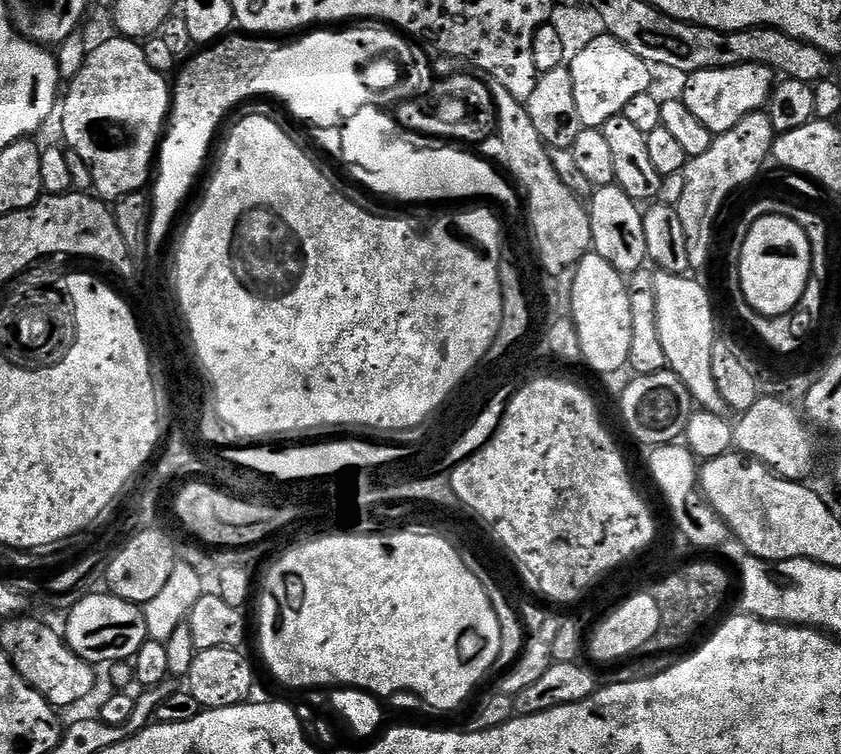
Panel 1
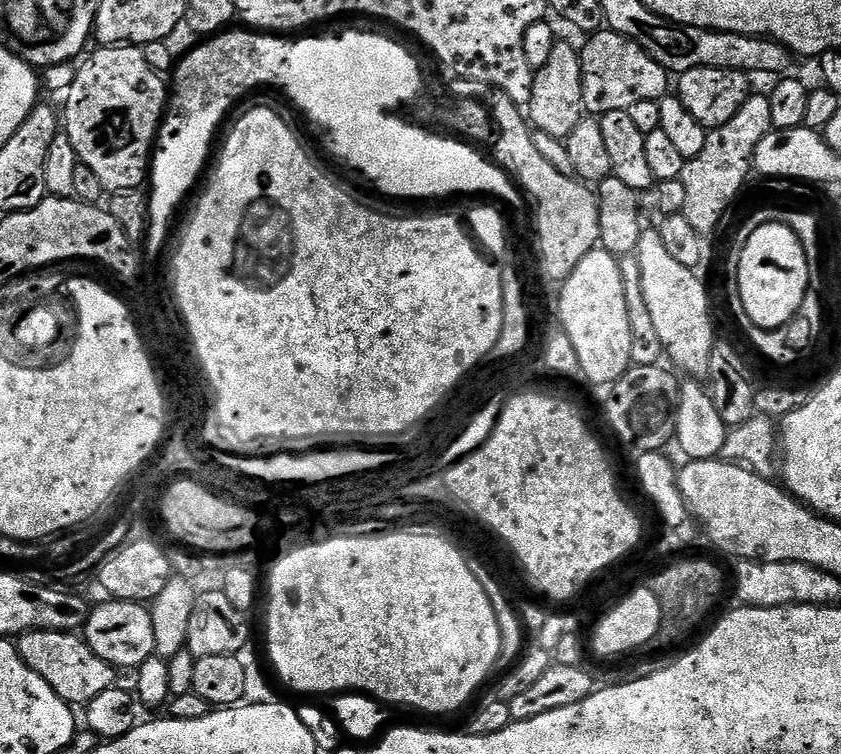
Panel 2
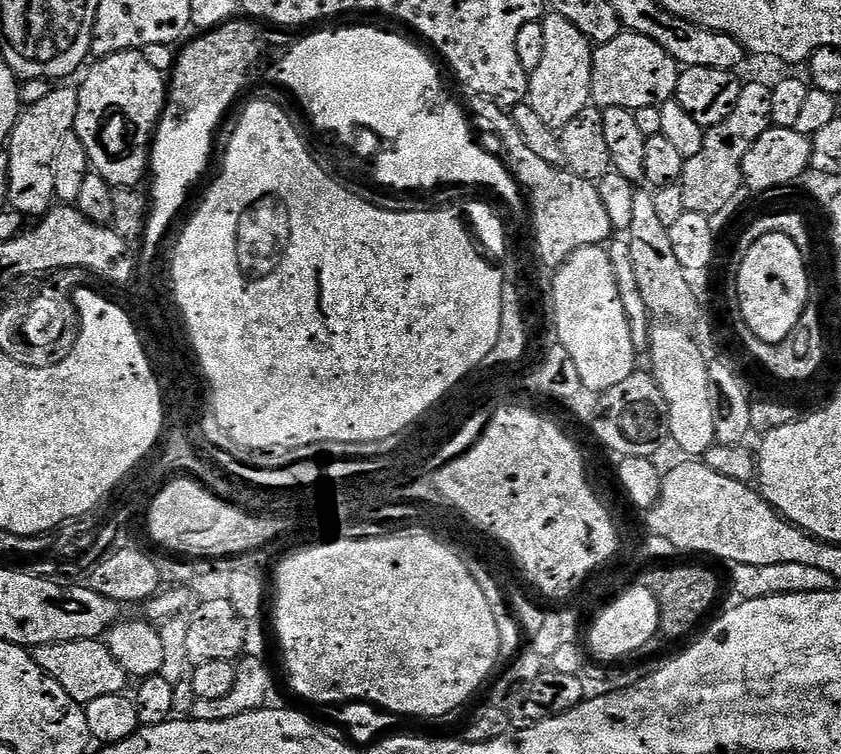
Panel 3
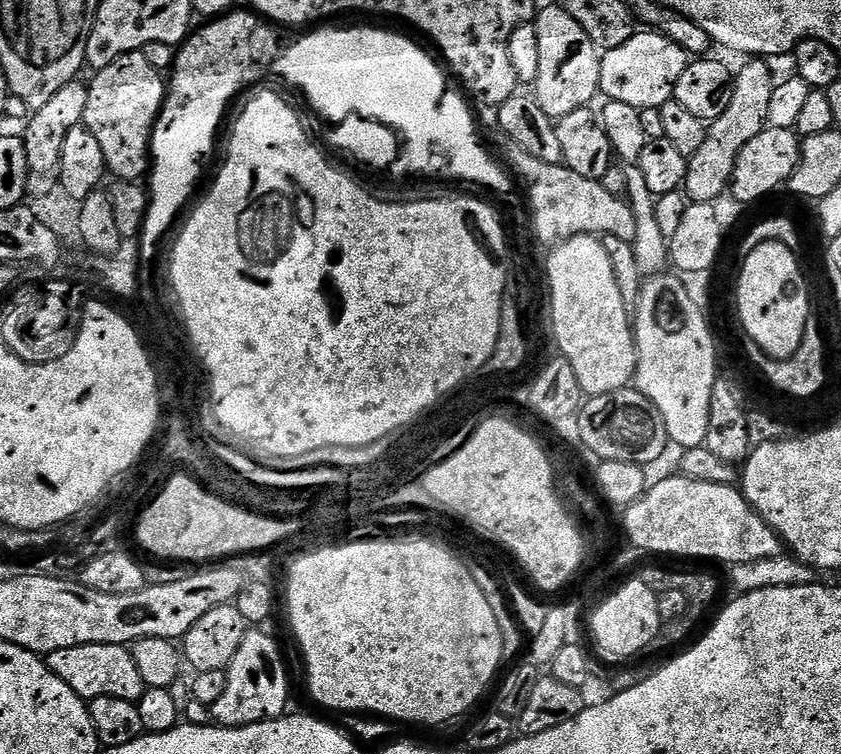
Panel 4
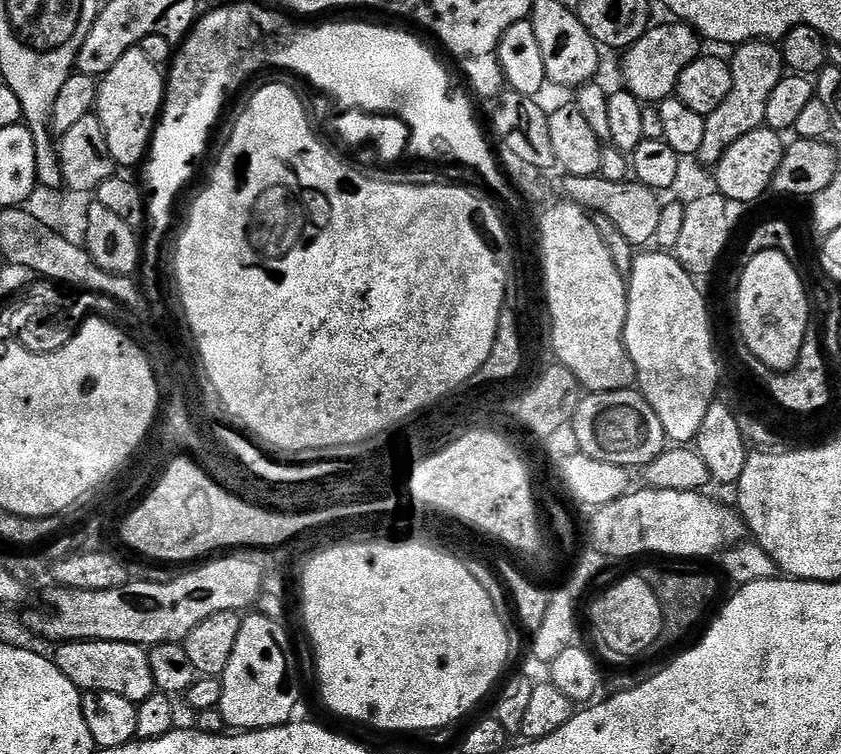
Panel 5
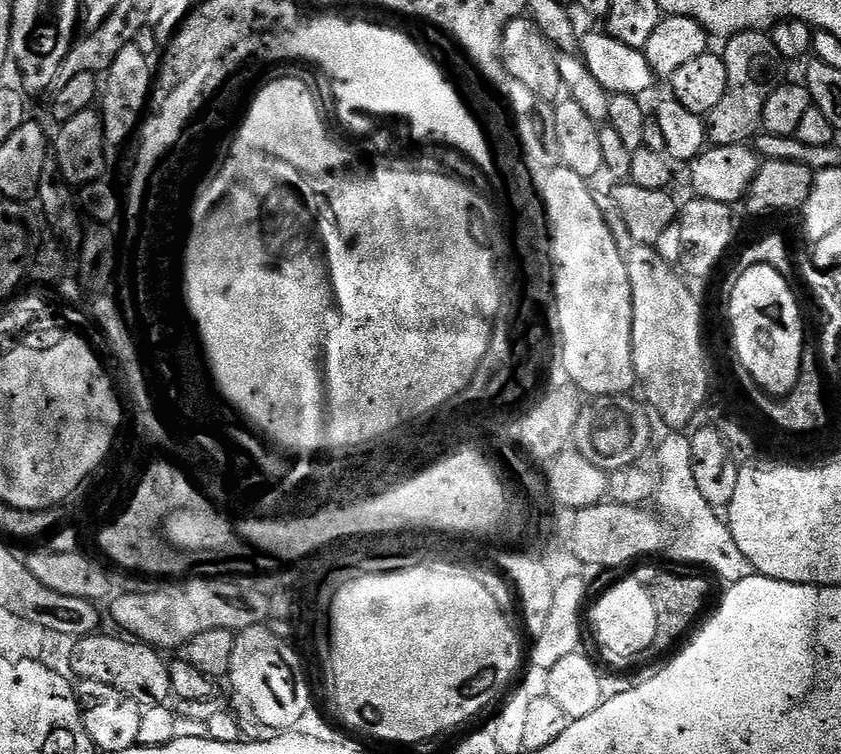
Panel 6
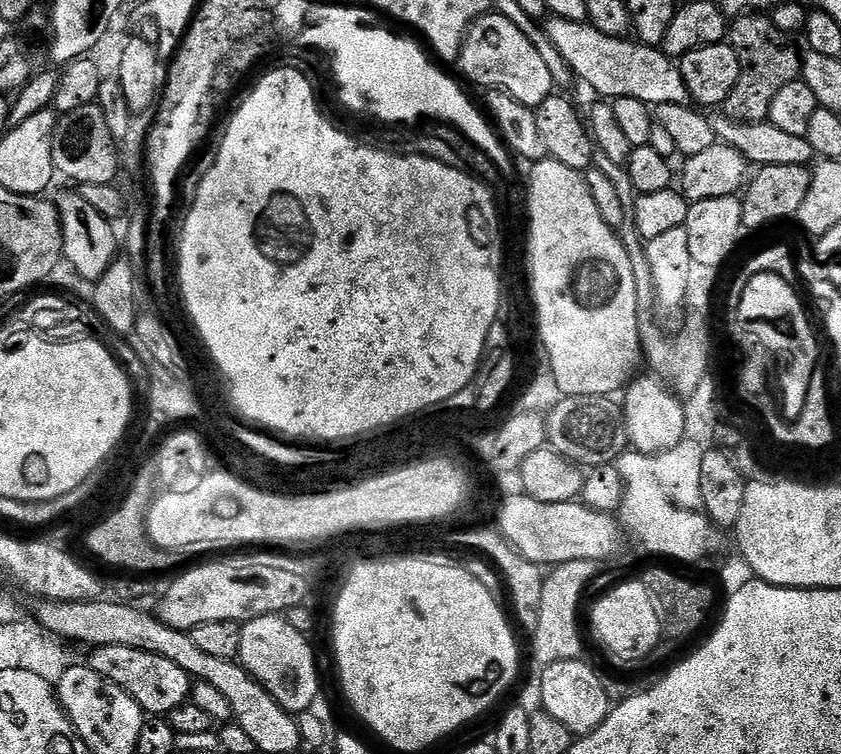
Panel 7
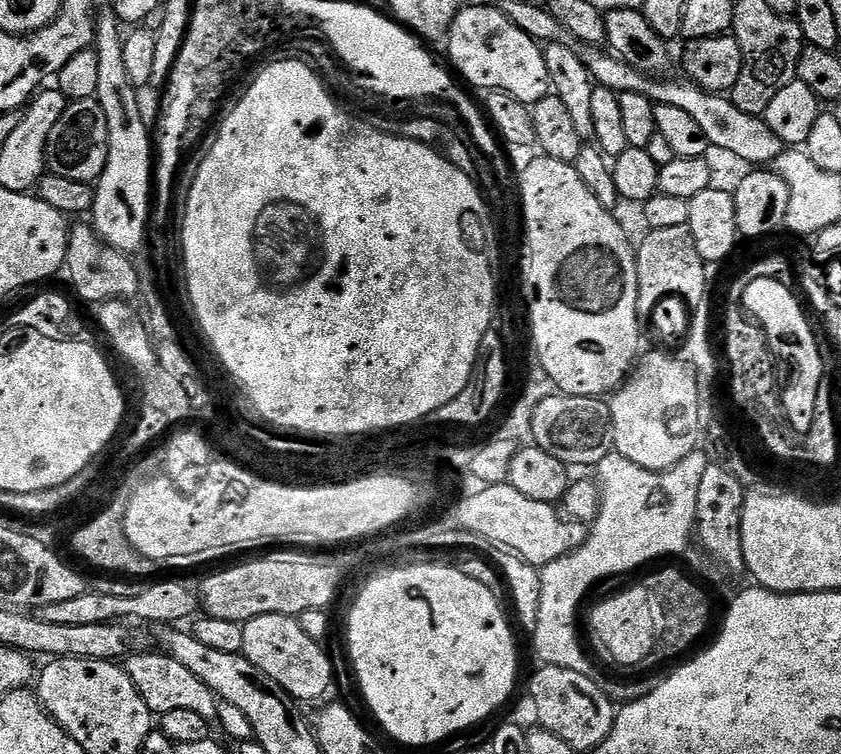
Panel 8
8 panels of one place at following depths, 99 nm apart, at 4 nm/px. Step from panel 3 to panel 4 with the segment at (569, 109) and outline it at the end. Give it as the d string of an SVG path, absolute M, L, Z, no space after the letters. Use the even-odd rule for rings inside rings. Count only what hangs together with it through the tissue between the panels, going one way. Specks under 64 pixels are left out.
M552 2L549 8L541 7L534 17L538 34L538 78L534 85L534 95L538 106L553 122L561 120L566 114L579 108L587 108L592 99L600 92L600 75L602 66L600 48L594 46L590 34L560 8L559 3Z

